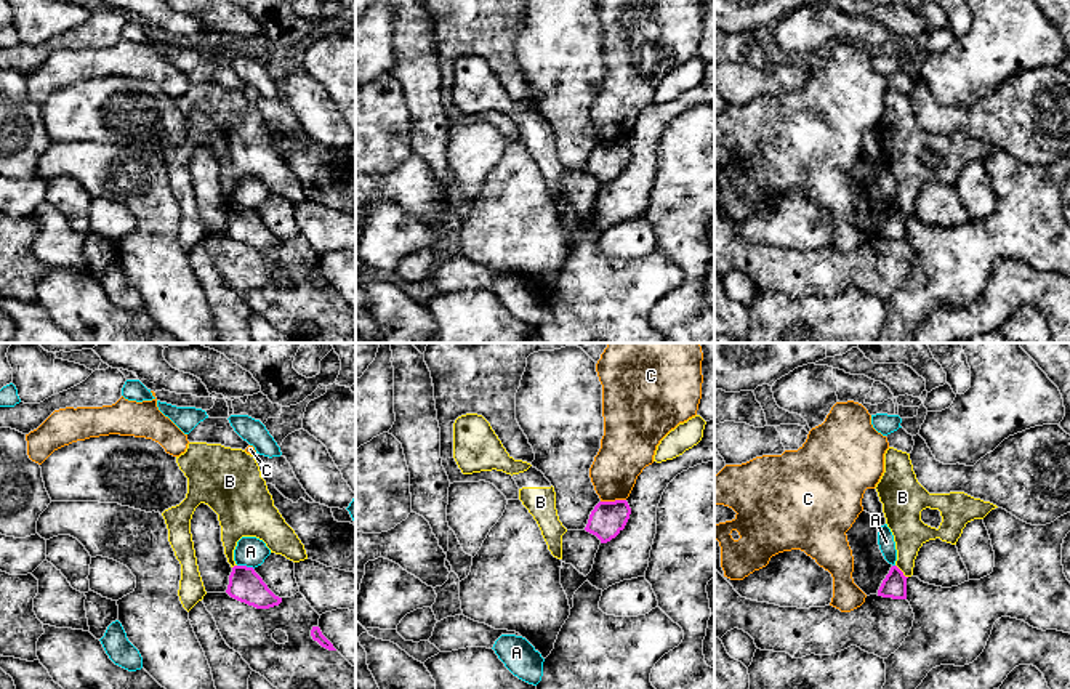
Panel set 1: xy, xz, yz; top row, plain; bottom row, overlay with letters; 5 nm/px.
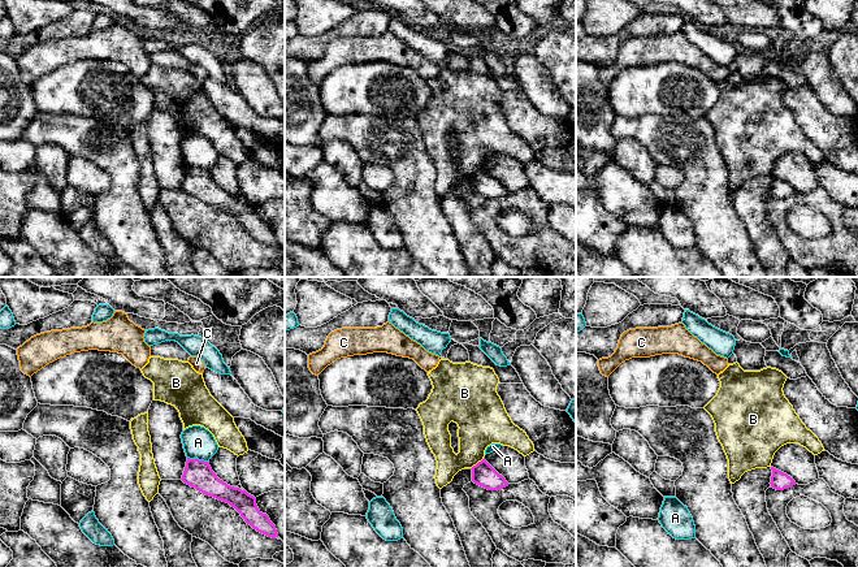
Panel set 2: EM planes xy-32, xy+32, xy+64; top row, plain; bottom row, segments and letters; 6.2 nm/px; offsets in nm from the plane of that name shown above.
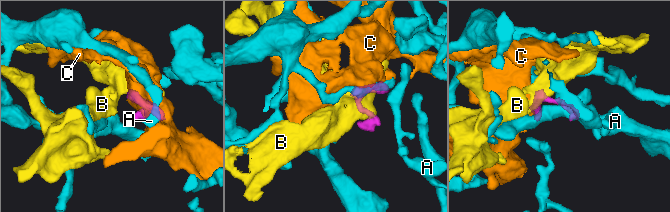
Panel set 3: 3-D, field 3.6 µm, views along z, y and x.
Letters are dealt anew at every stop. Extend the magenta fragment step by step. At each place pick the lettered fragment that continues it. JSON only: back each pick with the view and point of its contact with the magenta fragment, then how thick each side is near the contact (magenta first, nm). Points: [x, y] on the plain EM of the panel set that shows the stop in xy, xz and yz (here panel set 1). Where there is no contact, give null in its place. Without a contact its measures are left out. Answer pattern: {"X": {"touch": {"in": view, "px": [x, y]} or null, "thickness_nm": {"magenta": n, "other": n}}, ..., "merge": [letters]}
{"merge": []}

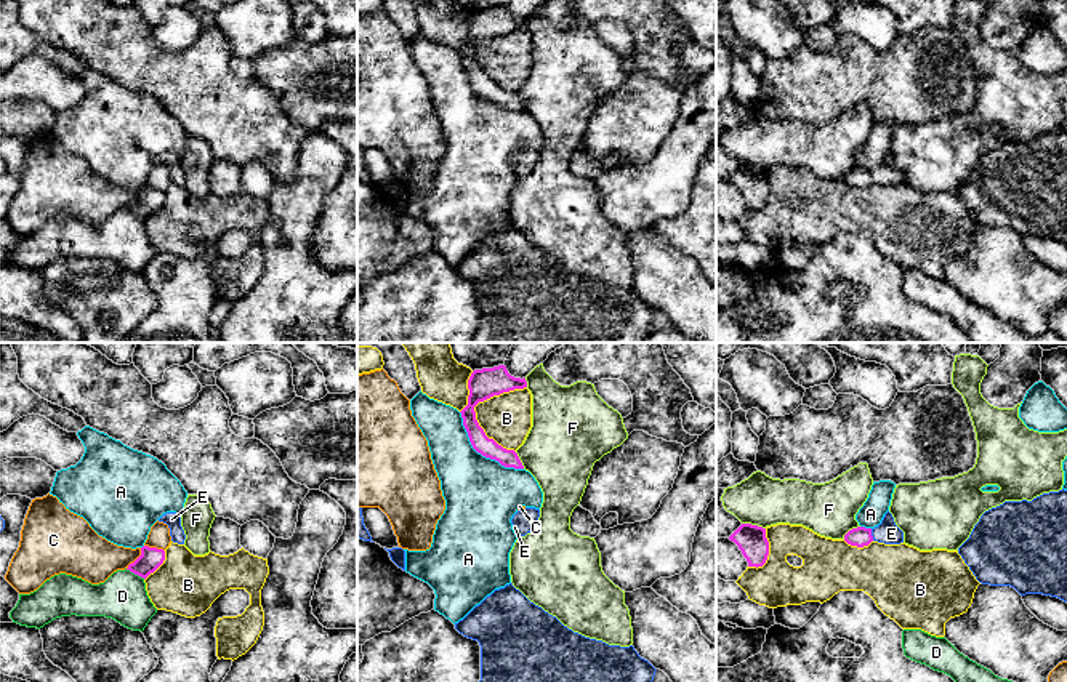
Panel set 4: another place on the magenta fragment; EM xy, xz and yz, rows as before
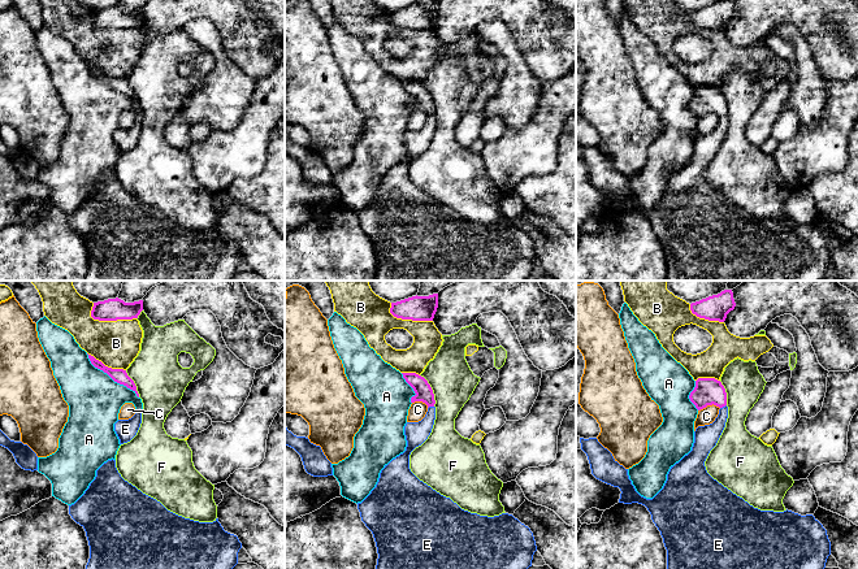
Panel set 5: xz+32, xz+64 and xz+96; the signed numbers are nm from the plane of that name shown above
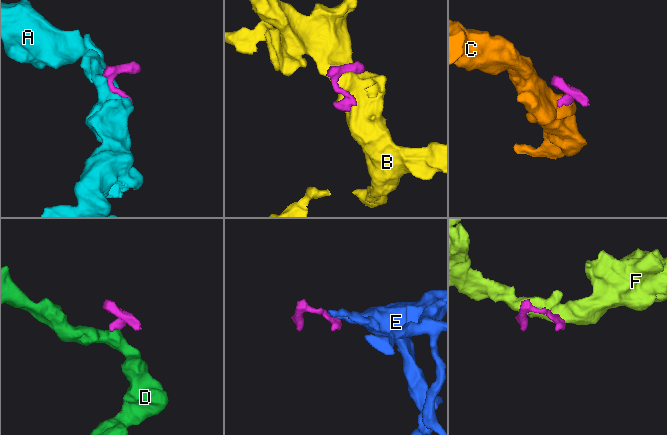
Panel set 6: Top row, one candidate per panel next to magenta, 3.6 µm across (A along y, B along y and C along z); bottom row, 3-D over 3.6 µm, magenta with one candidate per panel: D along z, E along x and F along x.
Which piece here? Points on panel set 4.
{"E": {"touch": {"in": "yz", "px": [870, 176]}, "thickness_nm": {"magenta": 100, "other": 110}}, "merge": ["E"]}

